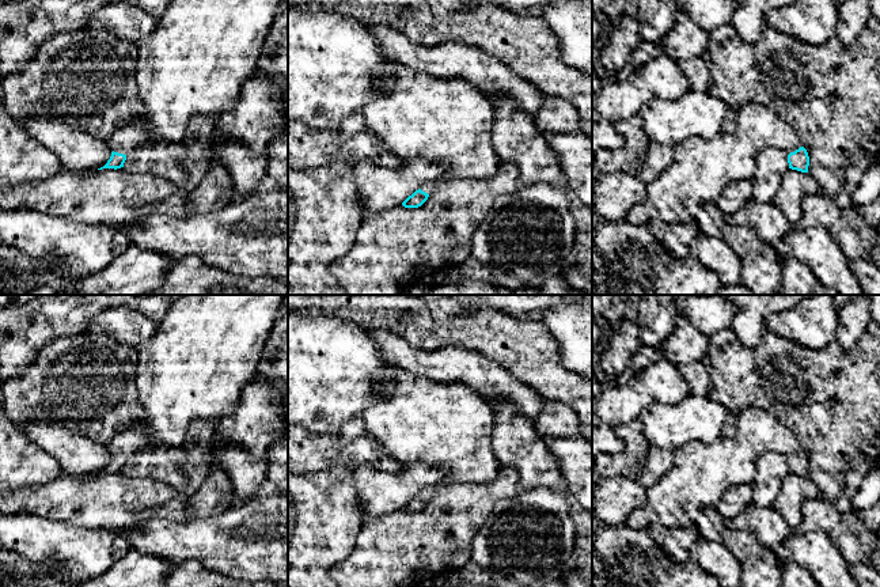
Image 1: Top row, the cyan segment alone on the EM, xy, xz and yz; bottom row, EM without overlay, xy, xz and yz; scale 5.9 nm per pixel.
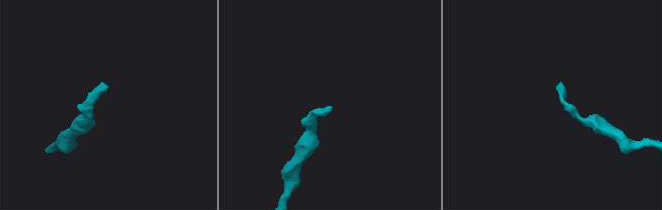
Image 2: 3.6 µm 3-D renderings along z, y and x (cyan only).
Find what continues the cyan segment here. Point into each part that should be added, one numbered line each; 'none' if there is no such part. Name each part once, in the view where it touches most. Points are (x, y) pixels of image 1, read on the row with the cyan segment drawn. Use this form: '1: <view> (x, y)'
1: xy (194, 61)

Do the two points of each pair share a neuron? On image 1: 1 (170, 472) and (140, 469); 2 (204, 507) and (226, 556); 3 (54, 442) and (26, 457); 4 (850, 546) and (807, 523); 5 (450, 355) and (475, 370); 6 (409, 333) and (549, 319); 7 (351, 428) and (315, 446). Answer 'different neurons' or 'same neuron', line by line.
1: same neuron
2: different neurons
3: different neurons
4: same neuron
5: same neuron
6: different neurons
7: same neuron

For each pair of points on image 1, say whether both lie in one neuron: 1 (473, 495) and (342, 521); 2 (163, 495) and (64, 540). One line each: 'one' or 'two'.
1: two
2: two

